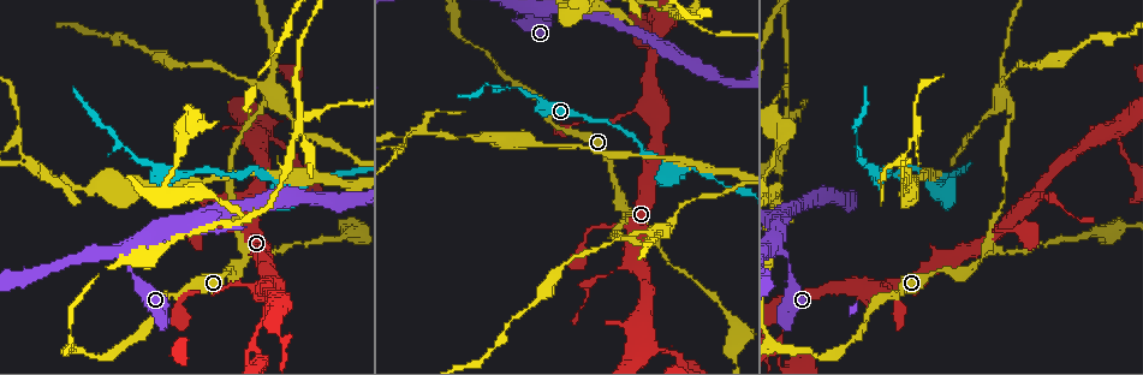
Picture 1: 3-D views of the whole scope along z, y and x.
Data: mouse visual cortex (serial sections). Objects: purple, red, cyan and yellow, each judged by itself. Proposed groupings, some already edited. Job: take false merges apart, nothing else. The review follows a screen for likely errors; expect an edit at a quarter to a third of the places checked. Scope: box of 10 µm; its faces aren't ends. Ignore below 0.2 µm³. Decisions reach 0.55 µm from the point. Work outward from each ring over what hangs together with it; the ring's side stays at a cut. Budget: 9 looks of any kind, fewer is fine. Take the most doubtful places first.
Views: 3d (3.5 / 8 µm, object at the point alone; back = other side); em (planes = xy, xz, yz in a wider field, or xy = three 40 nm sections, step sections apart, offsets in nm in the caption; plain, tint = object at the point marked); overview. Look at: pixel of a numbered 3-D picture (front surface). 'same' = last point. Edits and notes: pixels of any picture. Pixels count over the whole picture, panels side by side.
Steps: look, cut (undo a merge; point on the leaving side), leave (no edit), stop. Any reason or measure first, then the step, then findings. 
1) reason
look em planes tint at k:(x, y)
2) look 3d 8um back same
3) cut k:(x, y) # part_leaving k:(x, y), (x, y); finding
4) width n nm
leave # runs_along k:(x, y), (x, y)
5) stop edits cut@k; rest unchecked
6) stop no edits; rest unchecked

four-way junction
look 3d 3.5um at 1:(295, 133)

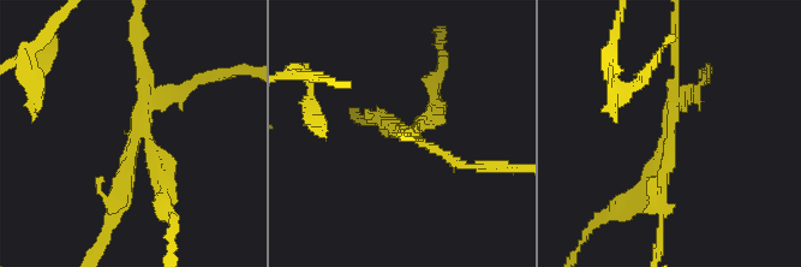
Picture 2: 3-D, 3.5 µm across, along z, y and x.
arms 4; arm_widths 150, 150, 150, 250 nm
look em xy step 3 tint at 2:(136, 136)

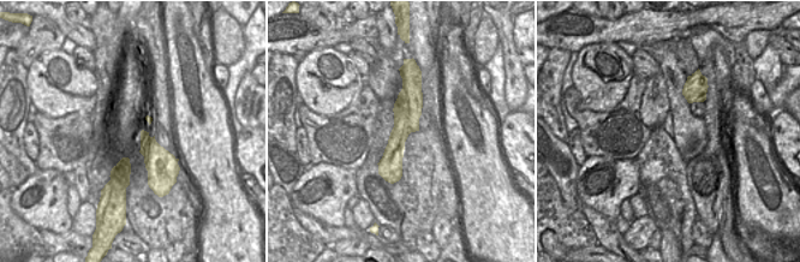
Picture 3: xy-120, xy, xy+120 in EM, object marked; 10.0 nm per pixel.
leave # runs_along 2:(117, 209), (145, 113), (138, 58); one cell here

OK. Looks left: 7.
branch point
look 3d 3.5um at 1:(632, 217)

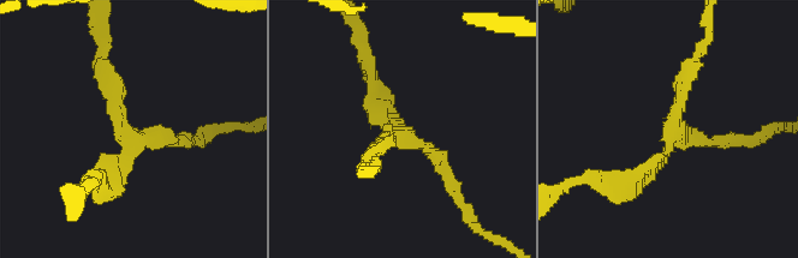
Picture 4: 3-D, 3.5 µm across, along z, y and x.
arms 3
leave # runs_along 4:(629, 185), (676, 137), (690, 70); all the same cell

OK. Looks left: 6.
four-way junction
look 3d 3.5um back at 1:(1003, 90)

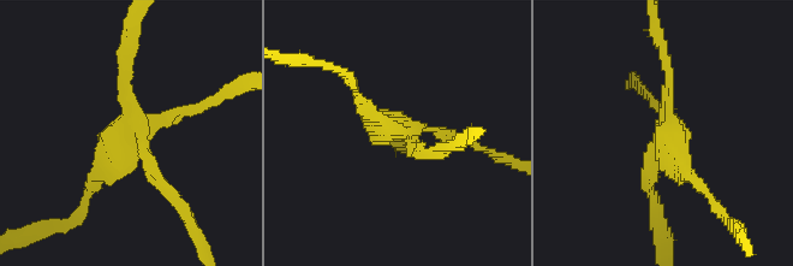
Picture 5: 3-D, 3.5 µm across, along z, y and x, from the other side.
arms 4; arm_widths 100, 150, 150, 250 nm
look em xy step 2 tint at 5:(666, 132)

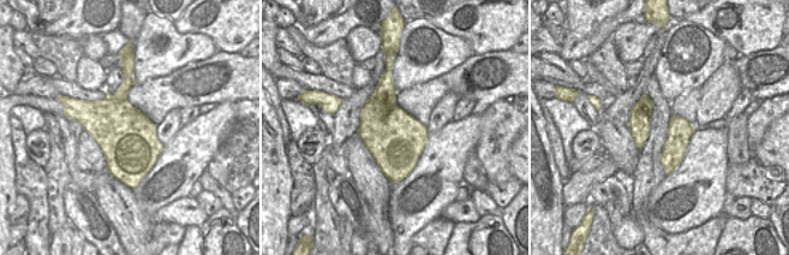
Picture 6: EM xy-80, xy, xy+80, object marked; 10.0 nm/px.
look em xy step 3 tint same

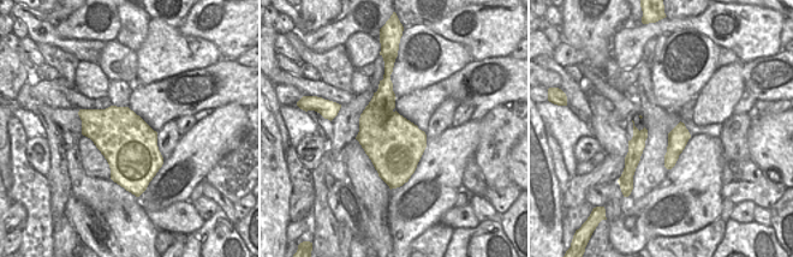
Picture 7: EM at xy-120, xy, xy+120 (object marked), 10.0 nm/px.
leave # runs_along 5:(173, 196), (141, 126), (203, 107); continuous, no second cell

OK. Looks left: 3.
thin neck
look 3d 8um at 1:(789, 258)

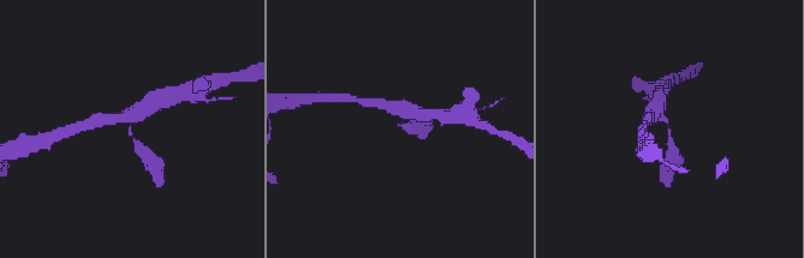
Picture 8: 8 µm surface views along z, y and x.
arms 3; arm_widths 400, 400, 450 nm
look em xy step 3 tint same

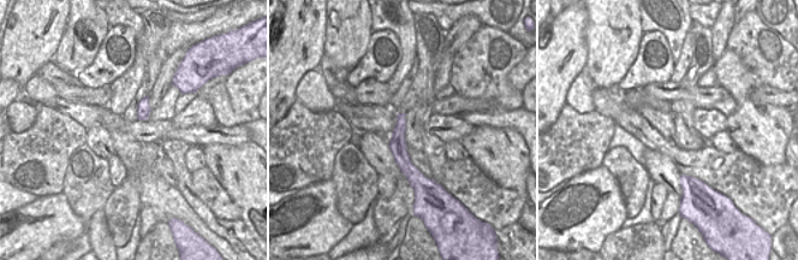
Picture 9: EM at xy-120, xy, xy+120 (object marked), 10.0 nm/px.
width 170 nm
leave # runs_along 9:(399, 116), (399, 153), (415, 179); continuous, no second cell

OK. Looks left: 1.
stop no edits; rest unchecked

